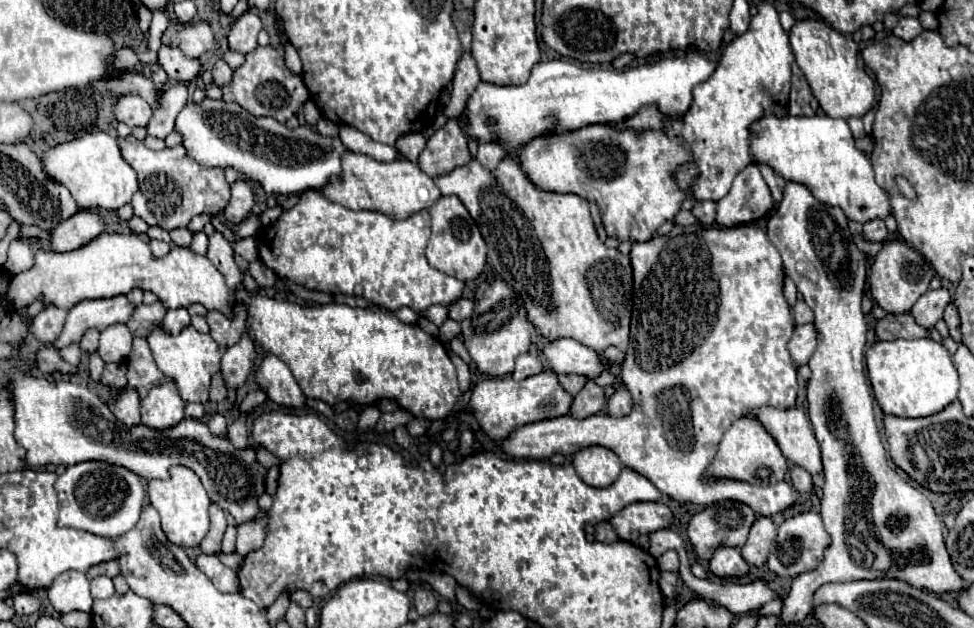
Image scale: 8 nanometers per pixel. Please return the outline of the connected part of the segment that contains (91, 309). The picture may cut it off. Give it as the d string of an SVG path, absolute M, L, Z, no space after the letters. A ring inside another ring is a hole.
M117 295L111 299L95 299L95 301L79 301L75 307L67 311L67 321L57 337L57 343L53 343L55 349L63 349L71 343L81 341L83 333L91 327L105 329L113 323L127 323L133 313L133 307L129 305L125 295Z

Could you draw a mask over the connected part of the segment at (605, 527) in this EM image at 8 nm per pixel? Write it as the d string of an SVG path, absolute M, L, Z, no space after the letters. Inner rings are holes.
M601 521L601 523L595 527L595 539L601 541L601 543L619 541L619 537L617 537L617 533L613 531L613 527L611 527L609 521Z

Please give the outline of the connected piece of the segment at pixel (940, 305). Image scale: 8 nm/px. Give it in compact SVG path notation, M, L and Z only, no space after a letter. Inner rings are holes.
M945 287L937 289L937 291L927 291L925 295L919 297L919 301L913 305L911 315L915 317L915 321L925 327L925 329L933 329L937 321L943 319L943 309L949 303L949 291Z

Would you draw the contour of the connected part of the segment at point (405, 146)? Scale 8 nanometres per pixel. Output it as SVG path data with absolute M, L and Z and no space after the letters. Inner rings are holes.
M407 133L397 141L397 149L401 149L405 159L417 165L417 155L421 155L421 151L425 149L425 137L419 133Z

